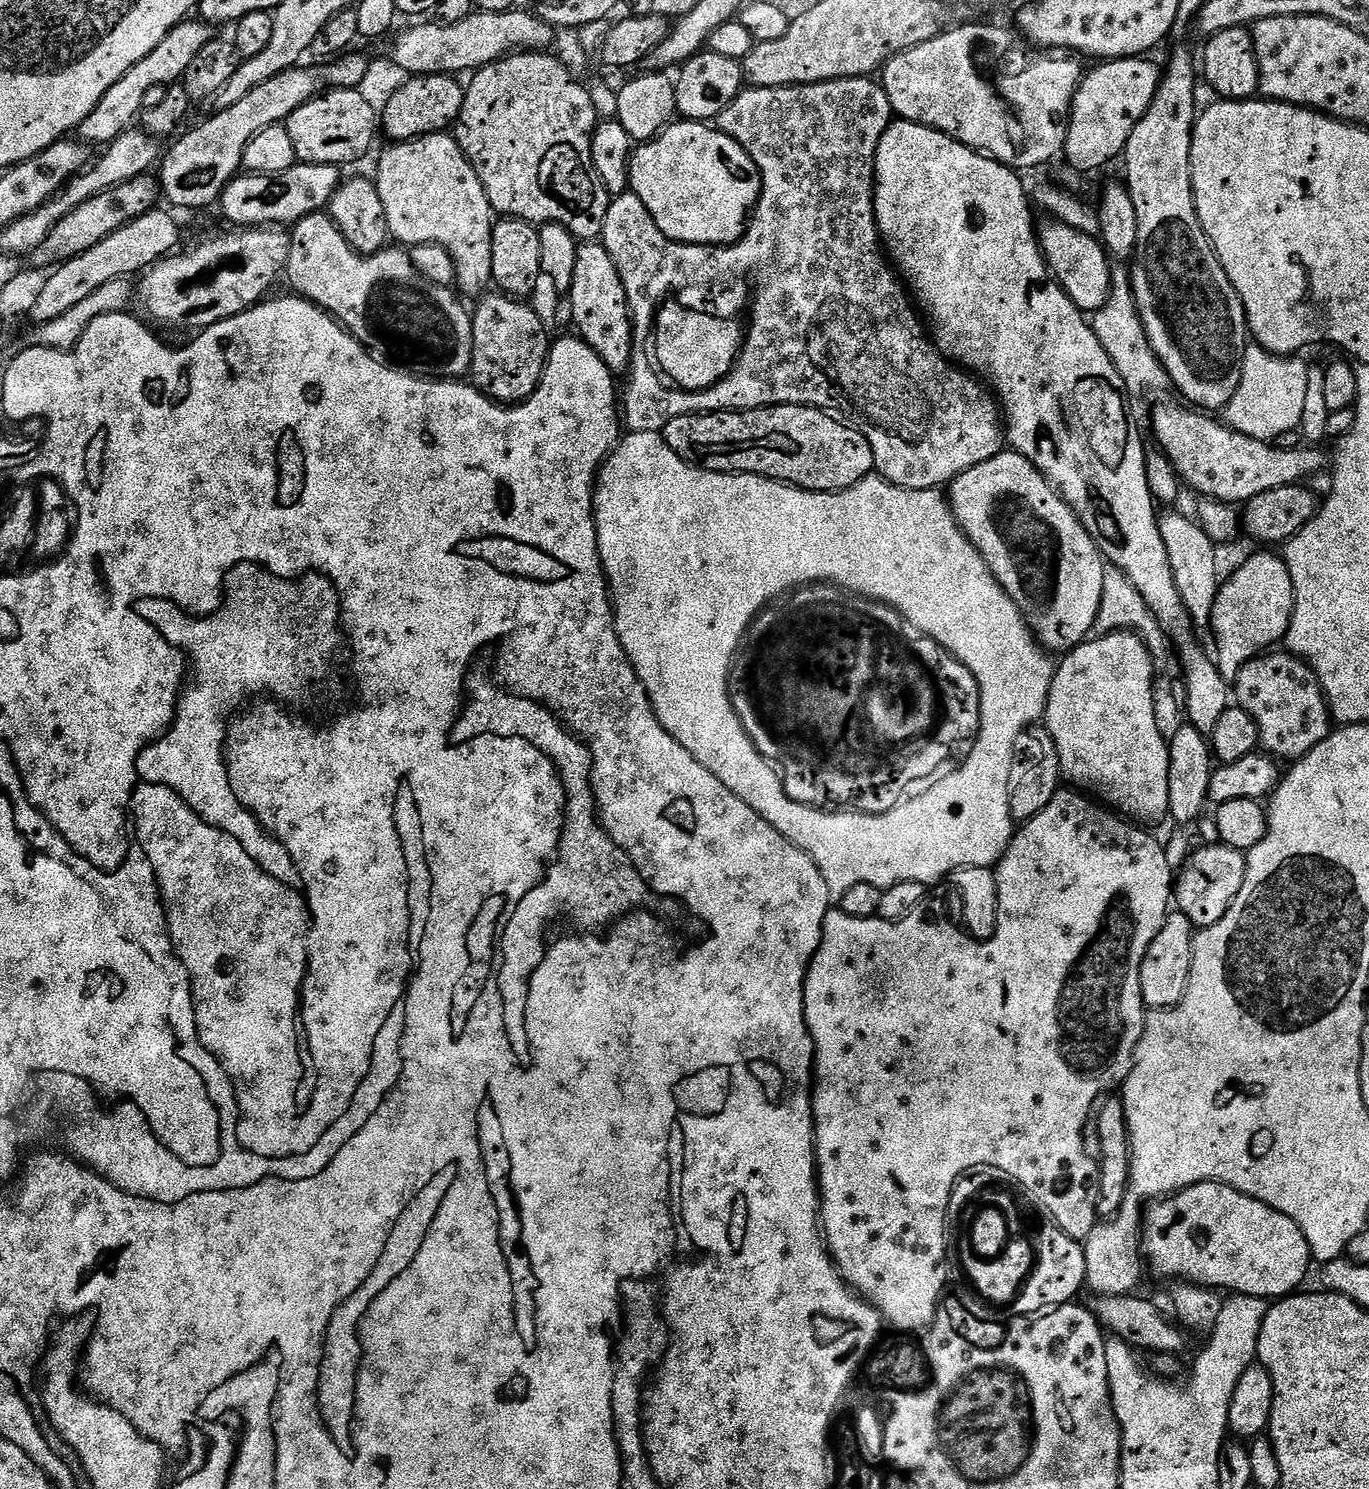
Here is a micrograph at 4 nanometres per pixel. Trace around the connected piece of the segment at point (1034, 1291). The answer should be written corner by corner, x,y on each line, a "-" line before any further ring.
1046,1225
1038,1238
1038,1247
1035,1249
1035,1265
1031,1275
1024,1281
1023,1287
1016,1296
1014,1303
1018,1305
1020,1312
1029,1312
1035,1308
1041,1308
1044,1304
1073,1303
1076,1296
1086,1284
1086,1254
1083,1243
1067,1236
1058,1225

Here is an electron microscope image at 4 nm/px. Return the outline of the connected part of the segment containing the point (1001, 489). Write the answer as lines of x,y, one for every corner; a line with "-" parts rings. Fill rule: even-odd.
1001,450
994,458
957,476
947,489
946,496
960,529
982,554
997,582
1019,606
1032,635
1044,649
1052,654
1067,654
1093,635
1098,610
1102,606
1106,561
1071,506
1025,456

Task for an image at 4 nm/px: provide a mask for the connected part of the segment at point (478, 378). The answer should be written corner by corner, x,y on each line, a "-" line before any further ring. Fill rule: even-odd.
488,294
471,313
472,367
470,380
483,396
511,406
528,400
540,385
548,361
549,329
539,320
531,303
503,294

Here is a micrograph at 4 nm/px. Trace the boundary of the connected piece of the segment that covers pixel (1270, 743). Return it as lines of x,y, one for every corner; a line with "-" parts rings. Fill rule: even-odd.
1287,650
1261,654
1242,666
1242,674
1234,681
1234,700
1254,718
1260,731
1259,747
1280,762
1301,760
1334,731
1320,679
1305,660
1299,660

